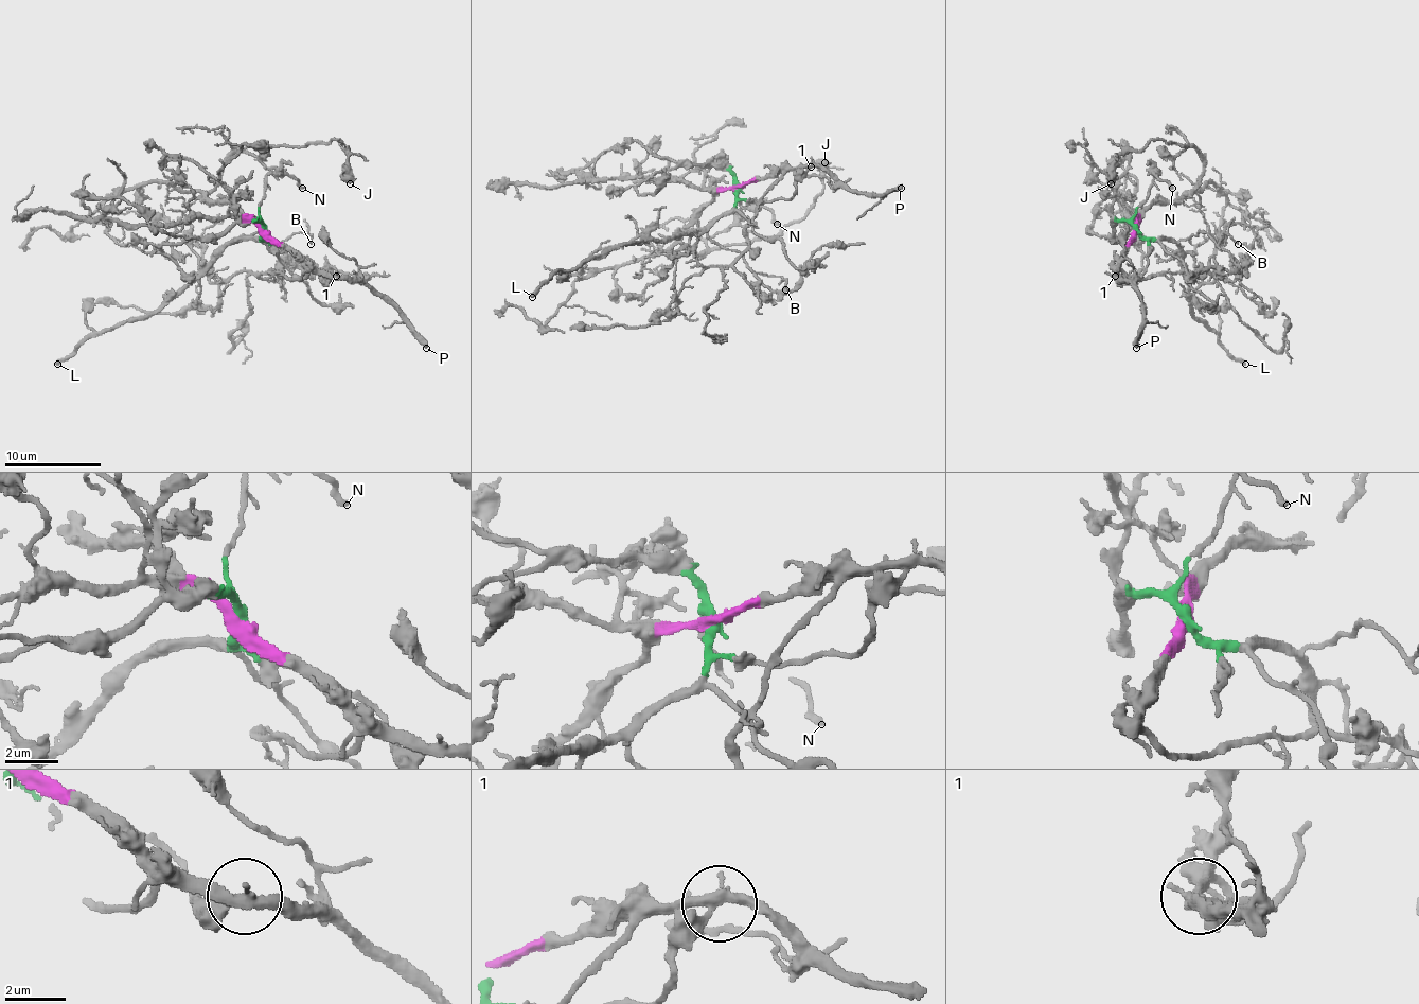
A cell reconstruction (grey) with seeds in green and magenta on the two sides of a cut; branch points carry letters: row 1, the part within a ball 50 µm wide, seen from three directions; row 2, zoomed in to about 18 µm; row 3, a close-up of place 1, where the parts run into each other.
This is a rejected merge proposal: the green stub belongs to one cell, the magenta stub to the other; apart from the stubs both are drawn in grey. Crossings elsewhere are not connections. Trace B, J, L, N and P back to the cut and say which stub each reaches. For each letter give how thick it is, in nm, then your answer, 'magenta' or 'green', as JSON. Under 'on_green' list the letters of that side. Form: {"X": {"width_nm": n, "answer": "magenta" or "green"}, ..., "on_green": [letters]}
{"B": {"width_nm": 120, "answer": "green"}, "J": {"width_nm": 650, "answer": "magenta"}, "L": {"width_nm": 280, "answer": "green"}, "N": {"width_nm": 240, "answer": "green"}, "P": {"width_nm": 360, "answer": "magenta"}, "on_green": ["B", "L", "N"]}

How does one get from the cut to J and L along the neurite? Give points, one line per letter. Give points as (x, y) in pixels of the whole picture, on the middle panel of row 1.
J: (737, 186), (723, 189), (681, 232), (689, 249), (706, 253), (776, 236), (806, 213), (823, 189), (823, 162)
L: (737, 186), (732, 208), (698, 229), (676, 232), (664, 240), (609, 246), (568, 270), (559, 270), (532, 297)

